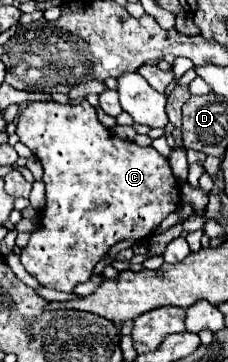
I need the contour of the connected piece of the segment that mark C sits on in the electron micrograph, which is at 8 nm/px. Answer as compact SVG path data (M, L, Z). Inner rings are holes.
M29 102L17 122L19 140L39 158L43 166L43 182L47 202L39 212L39 228L31 234L29 244L21 250L25 270L45 288L71 292L77 284L91 278L95 264L121 240L143 240L151 236L159 224L179 208L179 182L171 166L153 146L141 148L135 142L117 138L107 130L89 102L75 106L57 102Z

